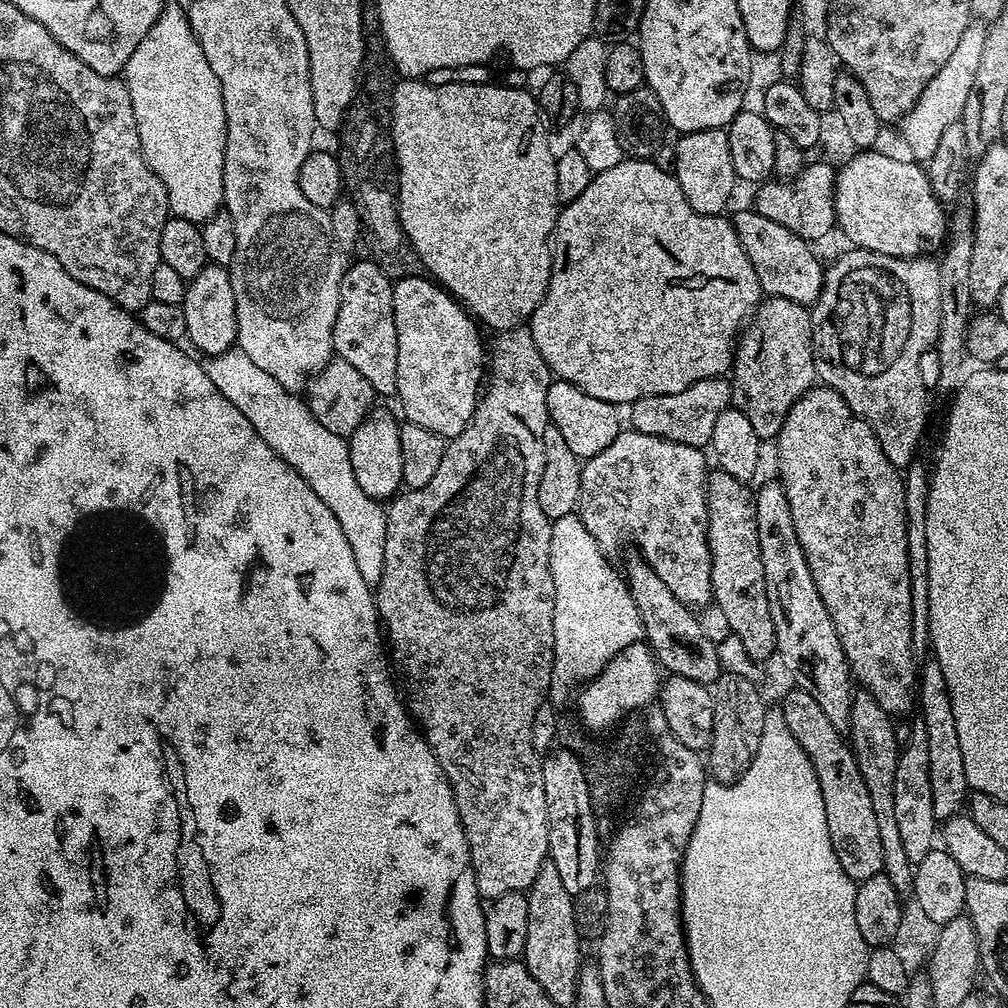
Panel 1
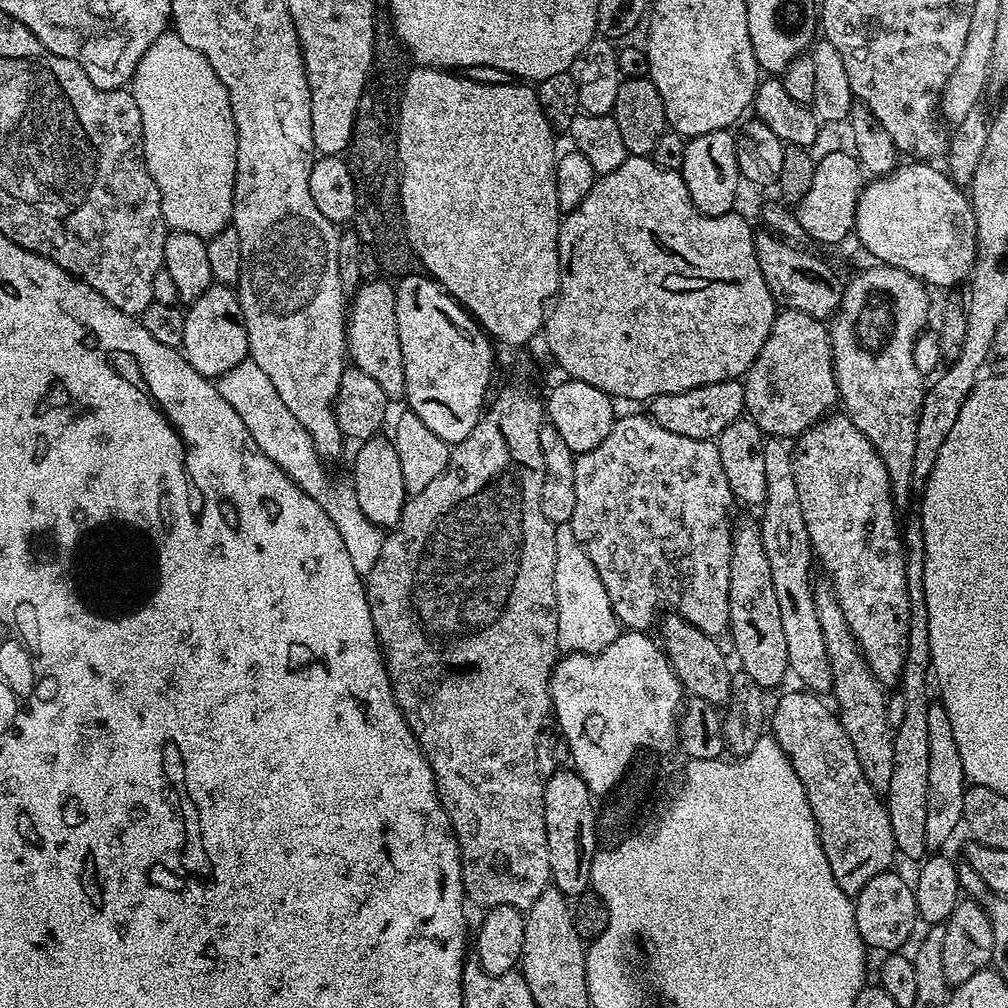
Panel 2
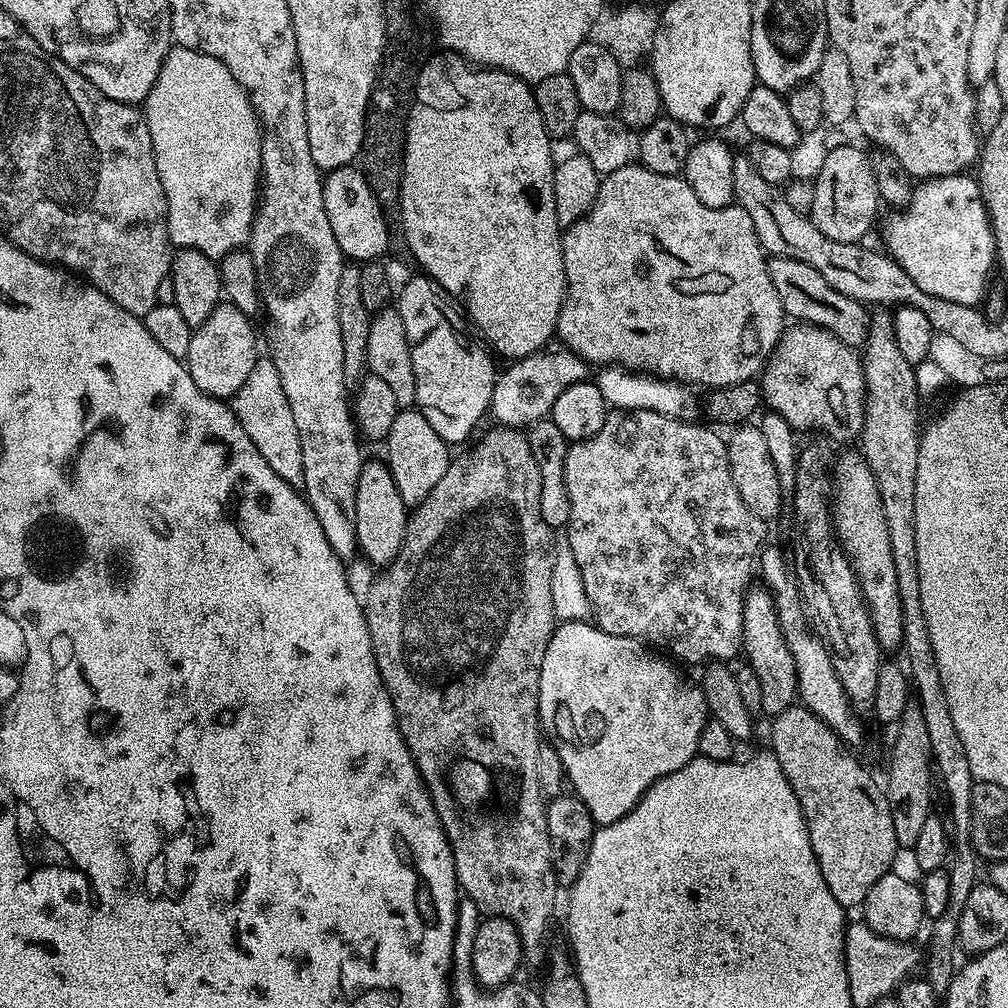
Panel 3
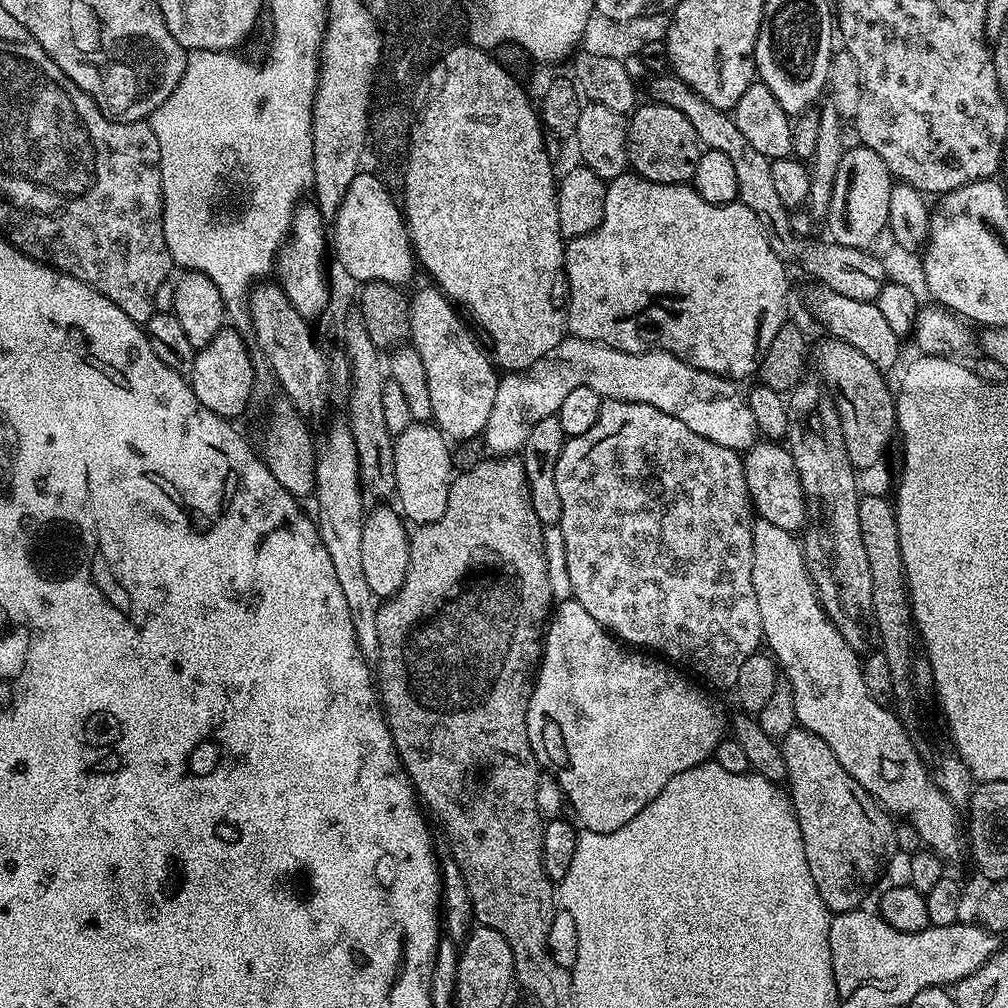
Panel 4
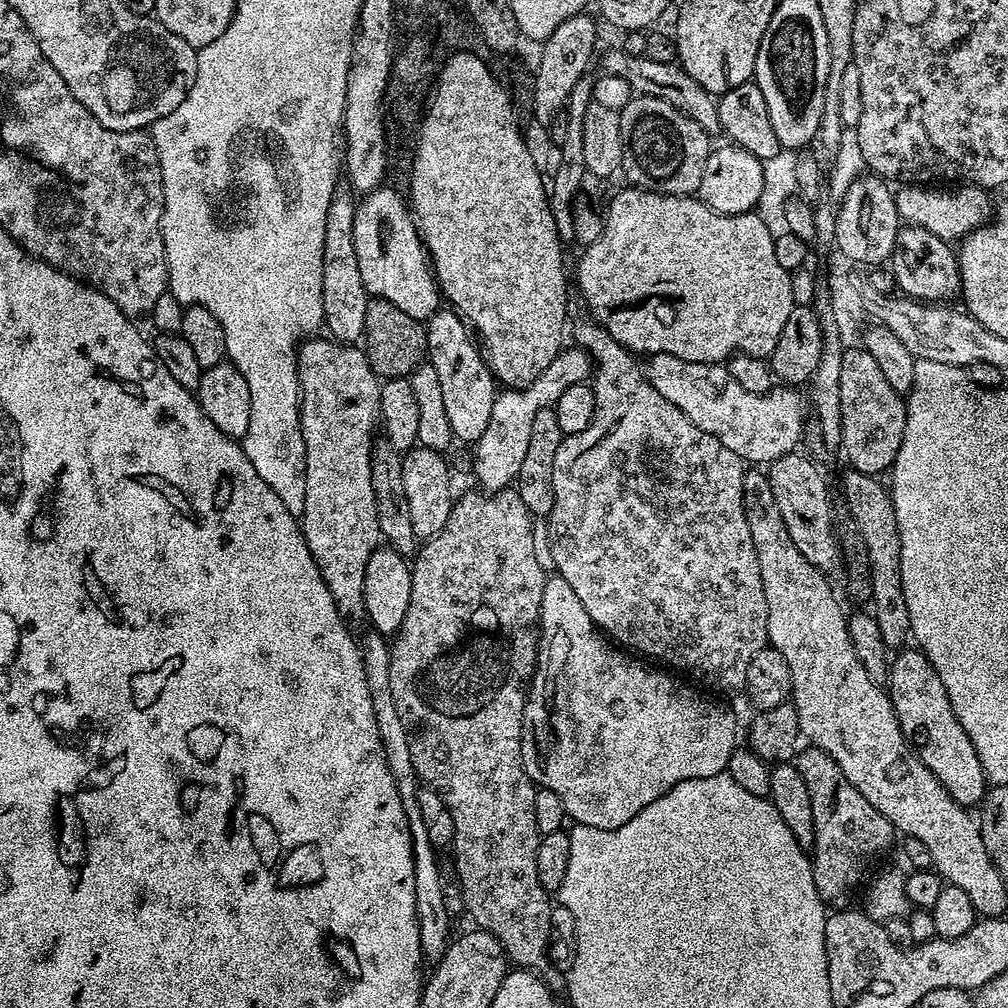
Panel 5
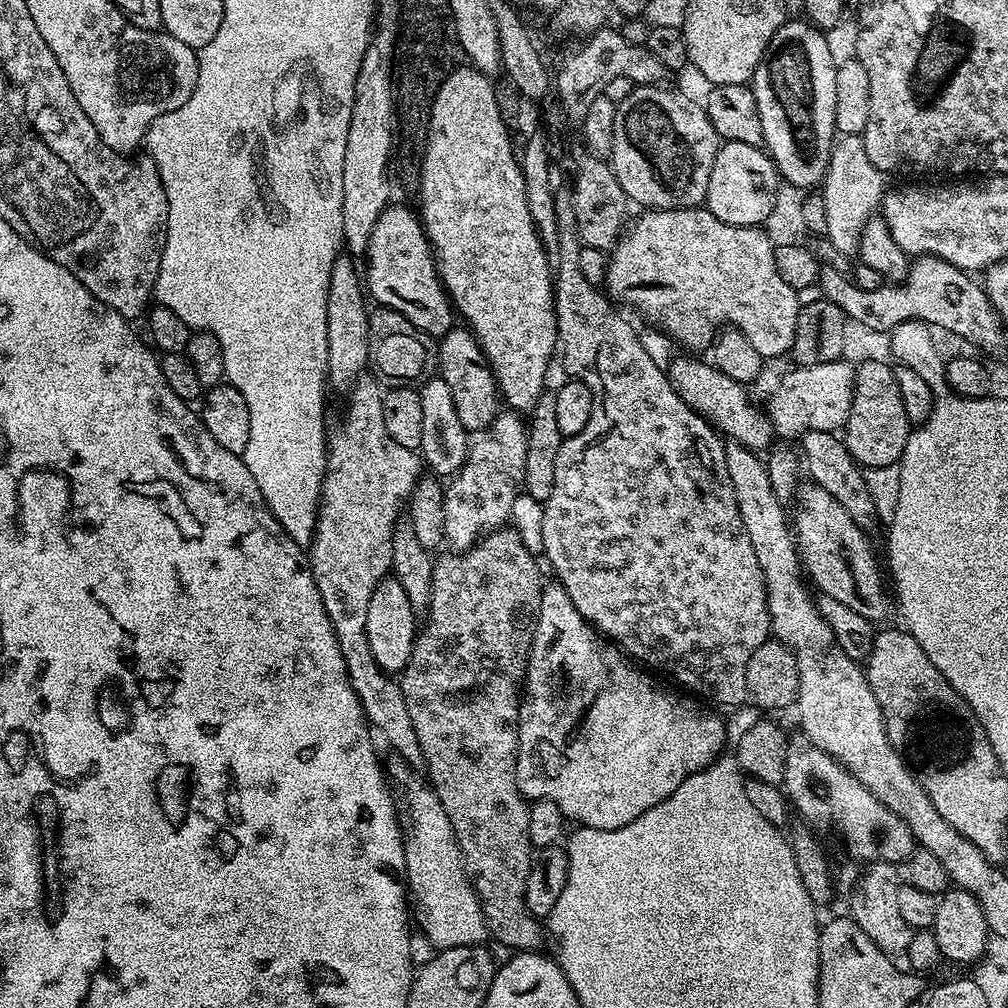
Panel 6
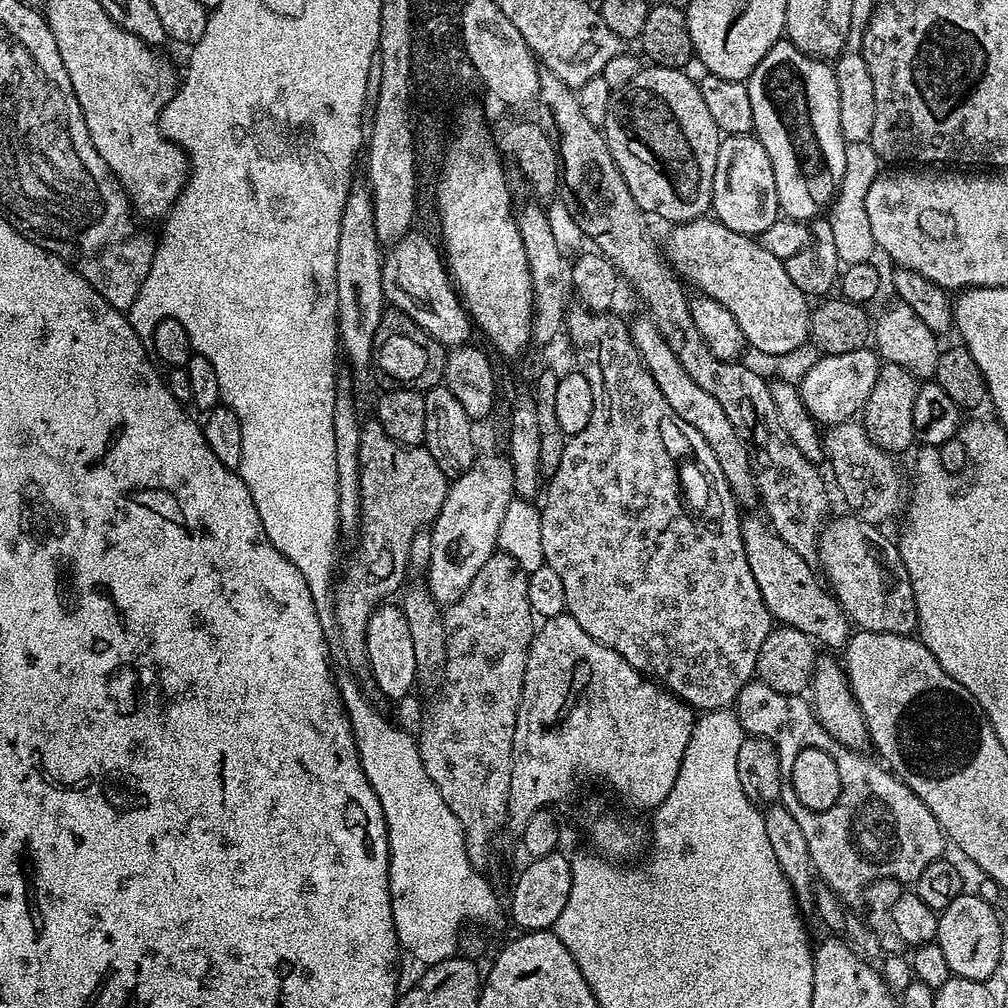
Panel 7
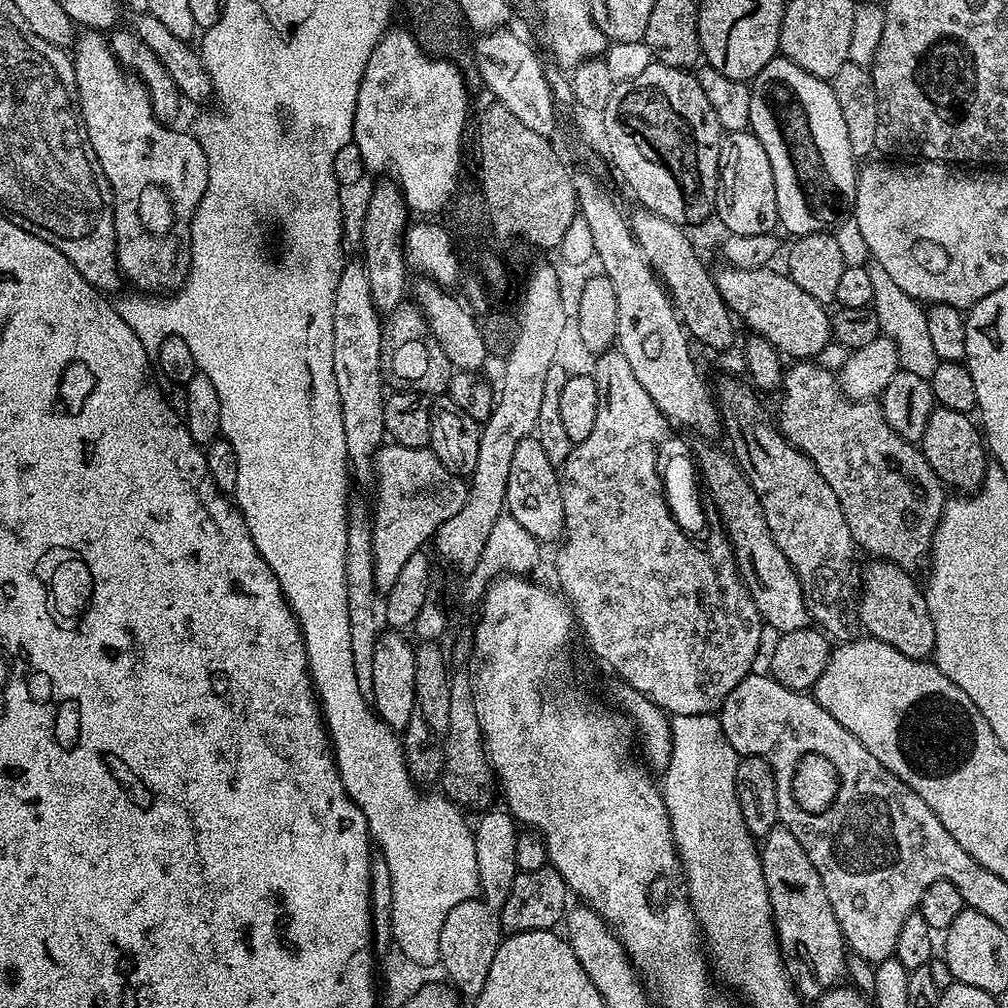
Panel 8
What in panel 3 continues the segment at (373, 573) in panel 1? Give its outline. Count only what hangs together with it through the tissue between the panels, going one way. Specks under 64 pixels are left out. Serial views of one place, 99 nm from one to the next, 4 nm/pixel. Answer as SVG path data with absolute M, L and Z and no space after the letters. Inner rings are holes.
M257 359L254 370L250 370L246 382L242 382L236 395L231 397L230 407L242 430L250 434L250 442L258 446L258 454L266 458L270 470L274 470L278 478L282 478L293 488L303 489L302 446L298 430L294 426L294 413L290 411L290 402L286 402L286 394L282 390L282 378L278 378L278 370L272 359Z

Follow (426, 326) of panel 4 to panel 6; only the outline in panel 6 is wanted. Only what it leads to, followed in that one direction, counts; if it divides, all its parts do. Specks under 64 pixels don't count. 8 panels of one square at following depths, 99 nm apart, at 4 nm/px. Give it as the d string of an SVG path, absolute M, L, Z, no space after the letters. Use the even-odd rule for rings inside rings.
M454 326L447 334L439 337L438 351L440 362L438 375L450 386L450 395L454 398L454 410L458 410L458 418L462 426L470 434L483 433L494 422L498 414L498 389L492 376L492 367L481 350L480 344L471 331L464 326Z

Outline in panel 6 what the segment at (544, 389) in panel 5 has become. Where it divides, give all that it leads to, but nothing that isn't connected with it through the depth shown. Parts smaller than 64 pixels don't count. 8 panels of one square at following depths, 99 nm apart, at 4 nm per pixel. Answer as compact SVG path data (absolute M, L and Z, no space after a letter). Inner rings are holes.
M511 410L497 414L492 425L485 428L479 438L471 441L466 462L447 481L444 489L444 539L447 547L452 547L449 549L473 548L481 536L509 523L508 515L516 504L516 495L521 495L524 483L527 441L525 421Z

